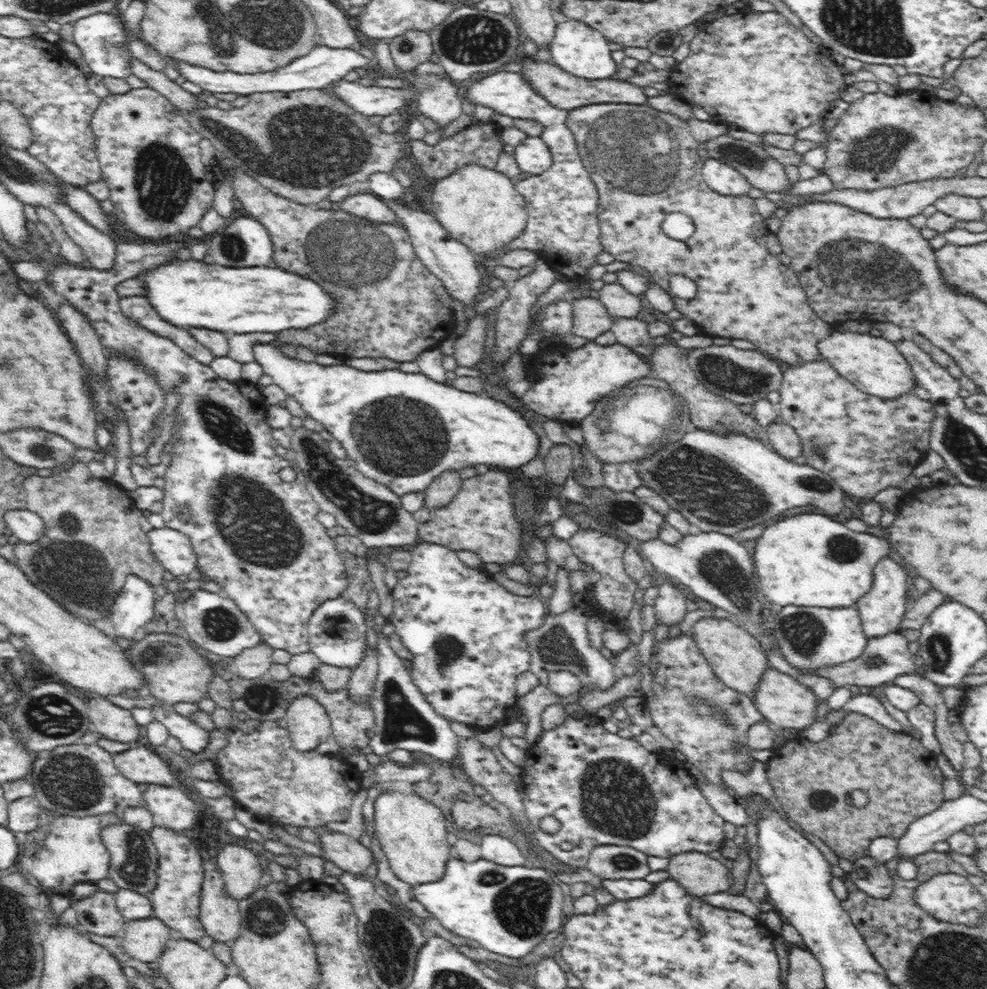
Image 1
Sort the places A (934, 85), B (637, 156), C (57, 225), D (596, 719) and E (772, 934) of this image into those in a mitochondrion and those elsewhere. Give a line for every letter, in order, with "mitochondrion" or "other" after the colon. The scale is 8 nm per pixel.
A: other
B: mitochondrion
C: other
D: other
E: other

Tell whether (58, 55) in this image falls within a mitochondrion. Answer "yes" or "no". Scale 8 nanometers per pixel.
no

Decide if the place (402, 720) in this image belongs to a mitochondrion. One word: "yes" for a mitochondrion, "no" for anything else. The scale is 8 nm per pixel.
yes

